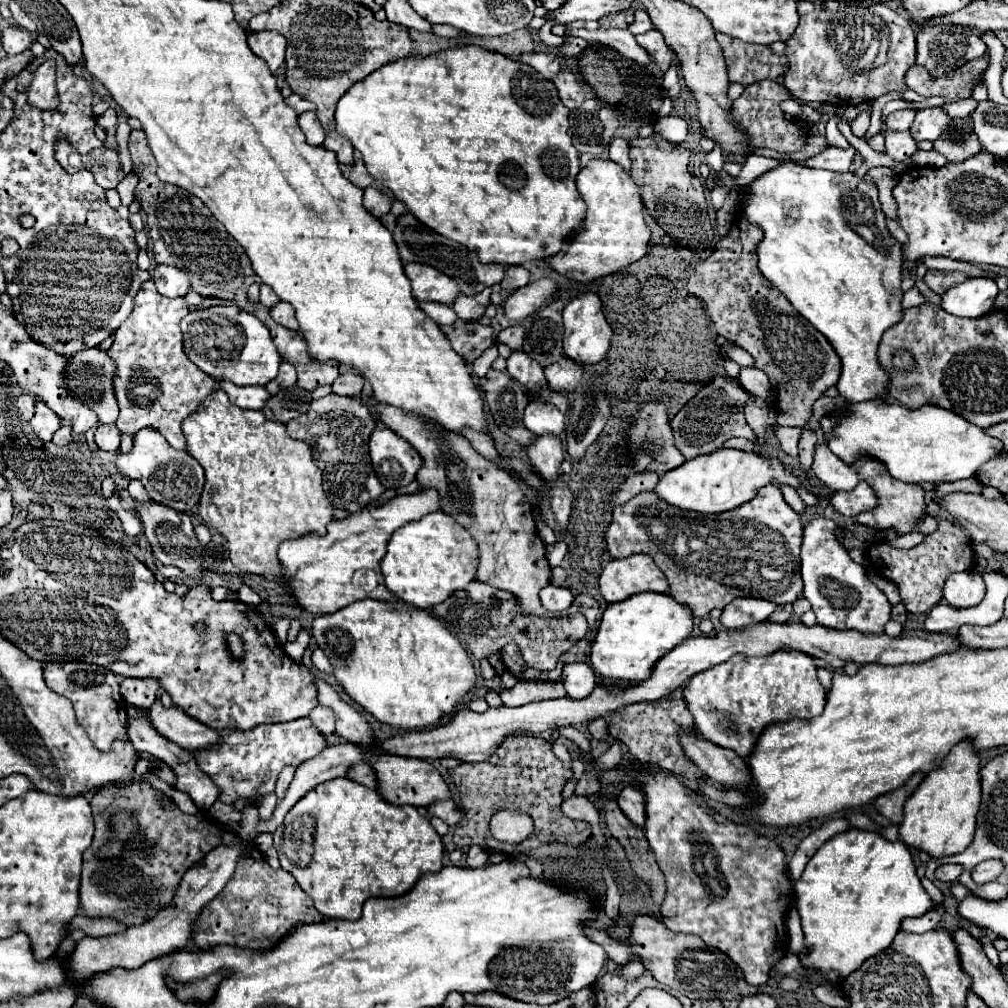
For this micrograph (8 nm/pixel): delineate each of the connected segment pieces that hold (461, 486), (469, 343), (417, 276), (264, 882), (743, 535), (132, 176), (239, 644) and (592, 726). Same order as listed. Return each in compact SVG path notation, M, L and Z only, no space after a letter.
M373 397L363 403L375 407L383 425L407 439L421 453L423 467L417 473L417 481L421 487L435 487L441 493L443 513L455 517L479 545L477 579L491 587L513 591L525 613L555 617L555 613L547 611L539 601L539 591L549 585L551 575L545 557L545 543L537 535L533 507L511 475L495 467L493 461L481 457L465 437L425 419L423 415L375 403Z
M465 323L463 327L447 333L447 339L453 351L457 351L457 355L463 357L465 363L473 363L483 351L497 343L495 331L489 325L481 323Z
M407 263L405 275L413 285L413 297L417 301L435 301L451 305L459 295L457 283L453 283L453 279L449 279L435 267L423 263Z
M251 847L239 861L227 887L201 911L193 927L197 949L233 945L249 951L267 951L275 947L297 925L321 923L325 917L313 907L313 901L297 885L295 877L283 869L271 869L257 847Z
M775 485L763 487L759 495L739 507L737 511L721 515L701 515L685 509L677 509L659 499L653 491L637 493L631 501L613 509L613 521L605 533L607 551L613 559L623 559L635 553L651 555L659 569L667 575L671 597L681 605L687 605L695 619L709 615L711 609L723 609L729 601L737 597L757 597L767 599L775 605L793 603L797 593L803 591L801 571L799 571L799 549L801 549L803 525L801 517L785 503L781 491Z
M131 171L131 173L129 173L129 175L125 175L125 179L117 185L117 193L121 195L121 205L129 207L129 205L133 203L133 199L135 199L135 185L137 185L137 181L139 181L137 173L135 173L135 171Z
M235 633L225 635L225 645L227 645L227 651L233 655L233 659L241 659L241 655L245 653L243 639L239 635L235 635Z
M595 719L589 723L589 733L595 739L603 739L607 735L607 721L605 719Z

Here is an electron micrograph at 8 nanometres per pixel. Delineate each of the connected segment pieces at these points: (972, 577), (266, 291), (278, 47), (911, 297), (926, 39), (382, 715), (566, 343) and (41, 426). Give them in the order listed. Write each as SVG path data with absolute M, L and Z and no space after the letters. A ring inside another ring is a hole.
M975 569L963 571L963 573L953 573L953 575L949 575L949 579L945 583L943 597L951 607L957 607L957 609L975 607L985 597L985 583Z
M261 283L261 303L267 305L267 307L273 307L273 305L277 305L279 301L281 301L281 299L275 295L275 291L273 291L269 285Z
M277 31L251 33L247 43L249 43L251 51L269 65L271 73L275 73L285 63L285 47L287 47L287 43Z
M913 287L913 289L905 291L905 295L903 295L903 309L917 307L917 305L921 305L921 303L925 303L925 297L919 293L919 289L917 289L917 287Z
M939 23L917 31L917 63L933 75L943 75L949 67L961 67L967 61L981 57L985 51L987 45L973 33L971 27ZM955 31L967 31L971 35L951 35Z
M395 595L391 601L361 599L331 615L315 617L311 633L317 647L331 659L335 667L333 675L343 685L345 693L377 721L391 727L431 727L439 719L445 719L443 715L449 715L475 685L473 663L461 643L457 643L457 639L429 611L411 607Z
M583 293L581 297L567 303L563 309L563 325L565 325L565 333L563 333L563 355L565 357L573 359L579 365L595 365L605 357L613 331L603 315L601 301L595 293Z
M37 401L35 417L31 419L31 427L41 441L51 441L53 433L61 427L61 419L57 419L57 415L53 415L53 411L49 411L49 407L45 407L45 403Z

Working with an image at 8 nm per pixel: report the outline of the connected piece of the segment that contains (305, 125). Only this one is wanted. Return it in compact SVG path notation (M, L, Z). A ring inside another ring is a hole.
M313 111L305 113L305 115L299 115L299 125L307 137L307 143L309 145L315 145L315 147L321 147L323 141L325 141L325 131L317 119L317 115Z

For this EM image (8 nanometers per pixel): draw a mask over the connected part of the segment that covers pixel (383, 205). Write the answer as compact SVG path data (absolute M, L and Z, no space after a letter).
M367 187L363 193L365 193L363 205L365 205L365 209L367 209L371 215L375 215L375 217L379 219L379 217L383 217L385 213L389 213L389 207L391 207L389 195L385 195L383 191L373 189L373 187Z

